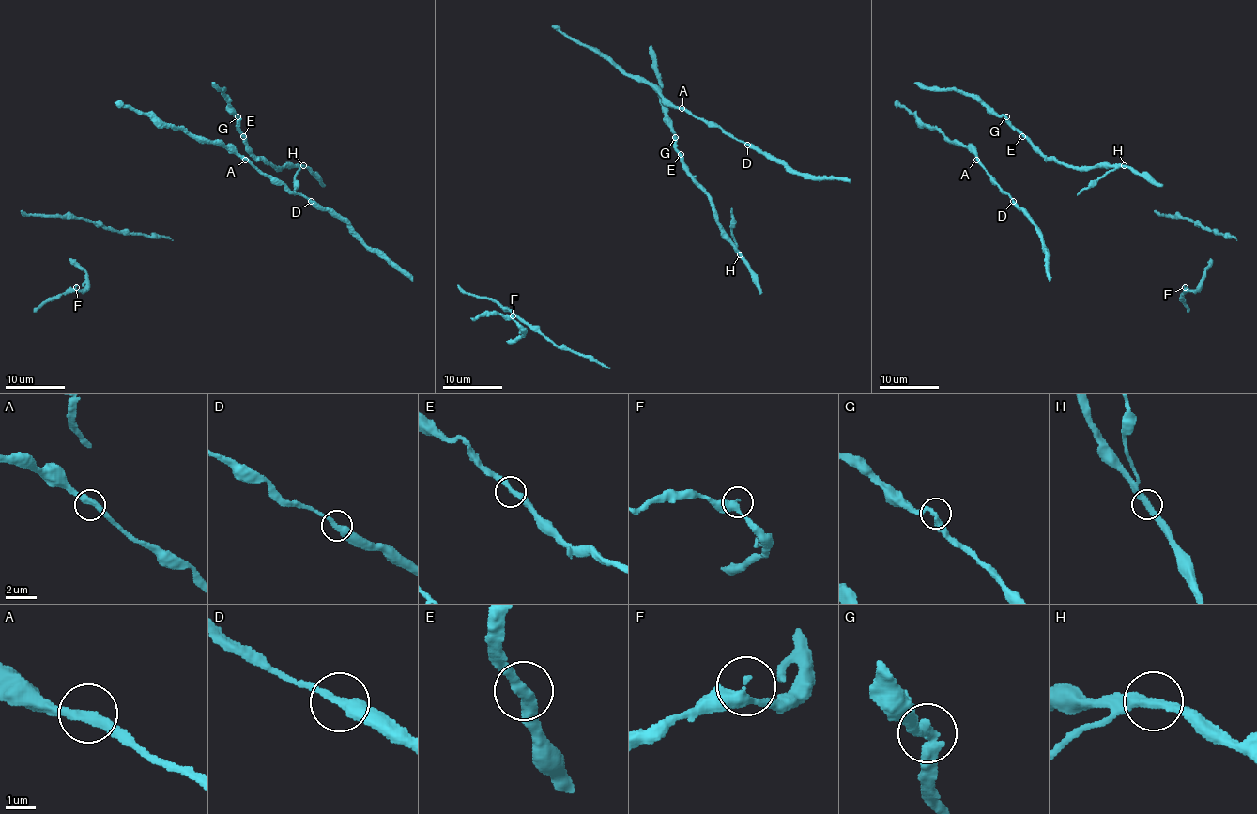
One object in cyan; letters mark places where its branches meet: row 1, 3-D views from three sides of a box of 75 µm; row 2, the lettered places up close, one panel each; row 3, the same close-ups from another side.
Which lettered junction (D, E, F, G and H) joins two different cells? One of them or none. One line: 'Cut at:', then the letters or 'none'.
Cut at: none

